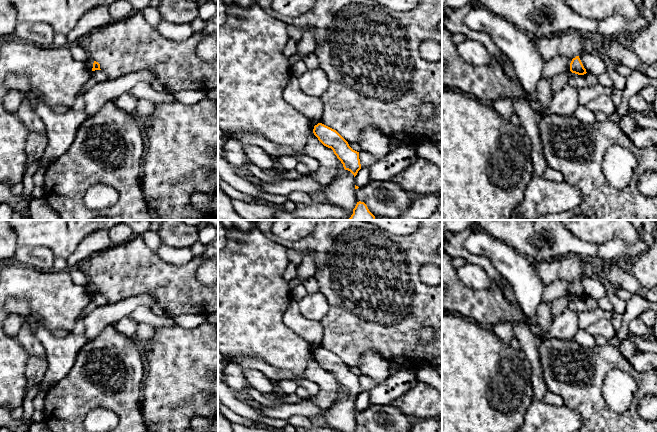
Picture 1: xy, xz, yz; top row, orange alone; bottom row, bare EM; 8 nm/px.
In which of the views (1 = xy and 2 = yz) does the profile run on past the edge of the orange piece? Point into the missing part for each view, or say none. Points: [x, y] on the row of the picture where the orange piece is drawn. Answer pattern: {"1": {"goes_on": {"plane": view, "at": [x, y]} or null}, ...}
{"1": {"goes_on": null}, "2": {"goes_on": null}}

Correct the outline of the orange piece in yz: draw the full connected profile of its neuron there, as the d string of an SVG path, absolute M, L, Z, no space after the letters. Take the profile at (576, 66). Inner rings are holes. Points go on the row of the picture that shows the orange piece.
M576 56L575 58L572 59L570 63L570 71L578 75L584 75L587 73L579 56Z

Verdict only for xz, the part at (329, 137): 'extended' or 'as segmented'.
as segmented

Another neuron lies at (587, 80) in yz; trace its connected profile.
M586 73L584 75L572 75L567 84L570 84L575 88L589 88L595 87L599 82L598 76L592 73Z

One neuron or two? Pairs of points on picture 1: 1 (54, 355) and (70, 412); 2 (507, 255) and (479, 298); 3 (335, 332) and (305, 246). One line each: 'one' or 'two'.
1: two
2: two
3: one

